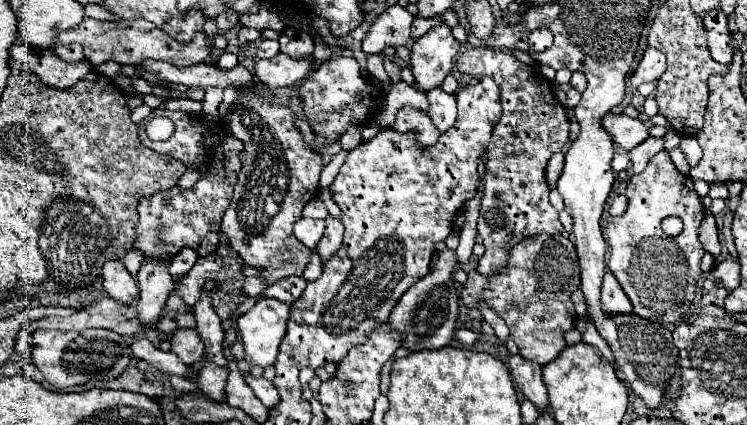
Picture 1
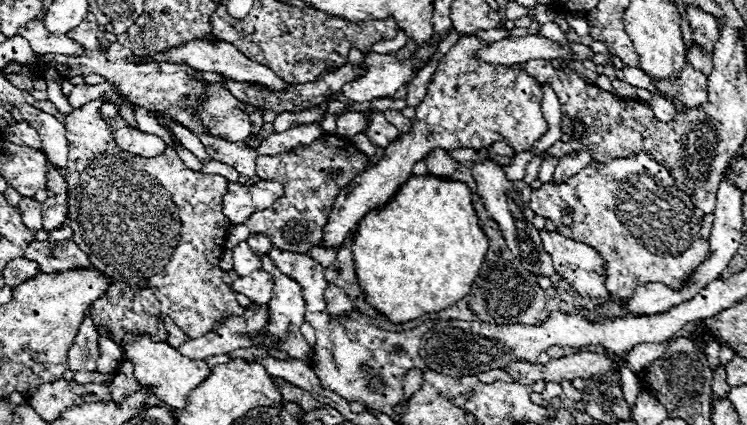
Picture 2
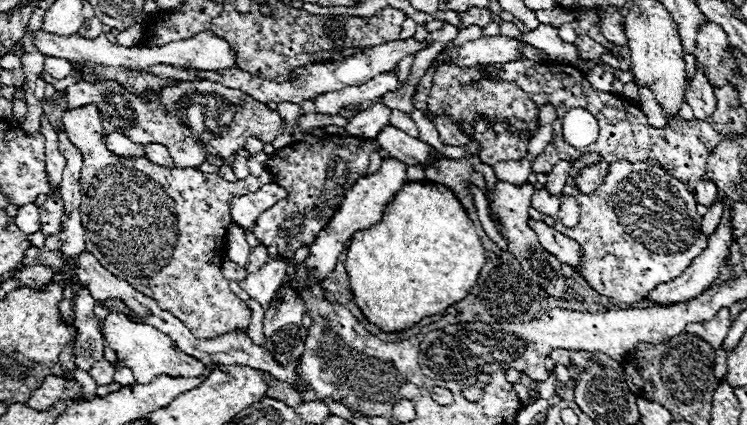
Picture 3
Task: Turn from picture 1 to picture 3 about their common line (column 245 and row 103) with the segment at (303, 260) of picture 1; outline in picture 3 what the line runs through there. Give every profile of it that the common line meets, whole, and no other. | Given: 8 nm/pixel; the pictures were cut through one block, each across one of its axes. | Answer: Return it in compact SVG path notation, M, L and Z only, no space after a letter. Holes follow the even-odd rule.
M114 80L96 82L78 82L66 88L68 108L80 108L84 104L104 106L111 122L124 130L132 140L140 144L162 144L168 148L172 160L180 168L196 168L206 162L206 154L212 156L230 156L244 146L244 140L250 136L260 138L264 144L272 142L284 132L282 118L278 112L272 112L266 104L236 92L234 88L224 88L222 84L200 80L200 82L178 82L172 88L160 92L160 100L144 104L138 96L132 96L124 86Z

